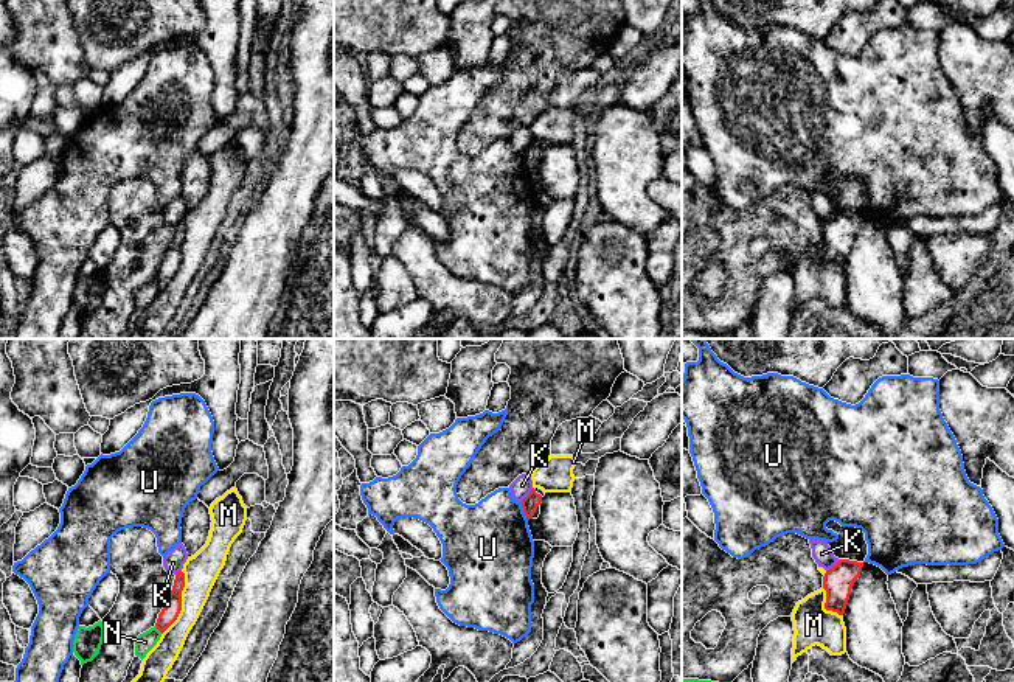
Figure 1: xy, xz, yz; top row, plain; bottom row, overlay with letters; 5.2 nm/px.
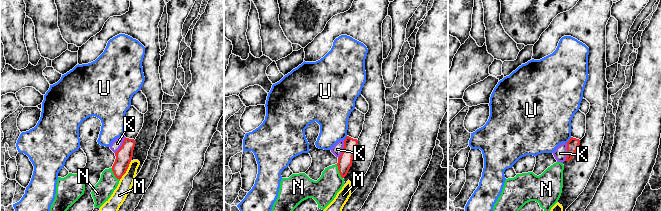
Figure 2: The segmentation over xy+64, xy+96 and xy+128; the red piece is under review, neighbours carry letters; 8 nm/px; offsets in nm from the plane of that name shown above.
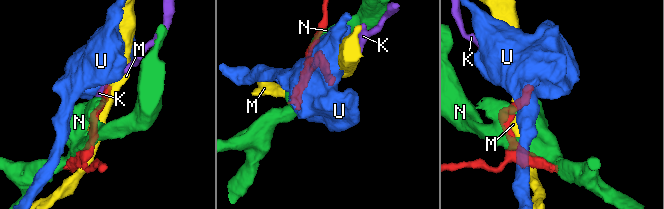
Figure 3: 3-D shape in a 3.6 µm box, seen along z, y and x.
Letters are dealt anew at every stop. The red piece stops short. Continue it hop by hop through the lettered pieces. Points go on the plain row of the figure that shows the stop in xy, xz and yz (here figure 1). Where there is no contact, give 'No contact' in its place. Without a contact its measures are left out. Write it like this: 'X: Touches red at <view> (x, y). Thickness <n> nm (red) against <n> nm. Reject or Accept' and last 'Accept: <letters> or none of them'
K: Touches red at yz (834, 218). Thickness 160 nm (red) against 100 nm. Reject
M: Touches red at xy (180, 255). Thickness 90 nm (red) against 180 nm. Reject
N: Touches red at xy (159, 281). Thickness 90 nm (red) against 100 nm. Reject
U: Touches red at xz (524, 163). Thickness 90 nm (red) against 440 nm. Reject
Accept: none of them

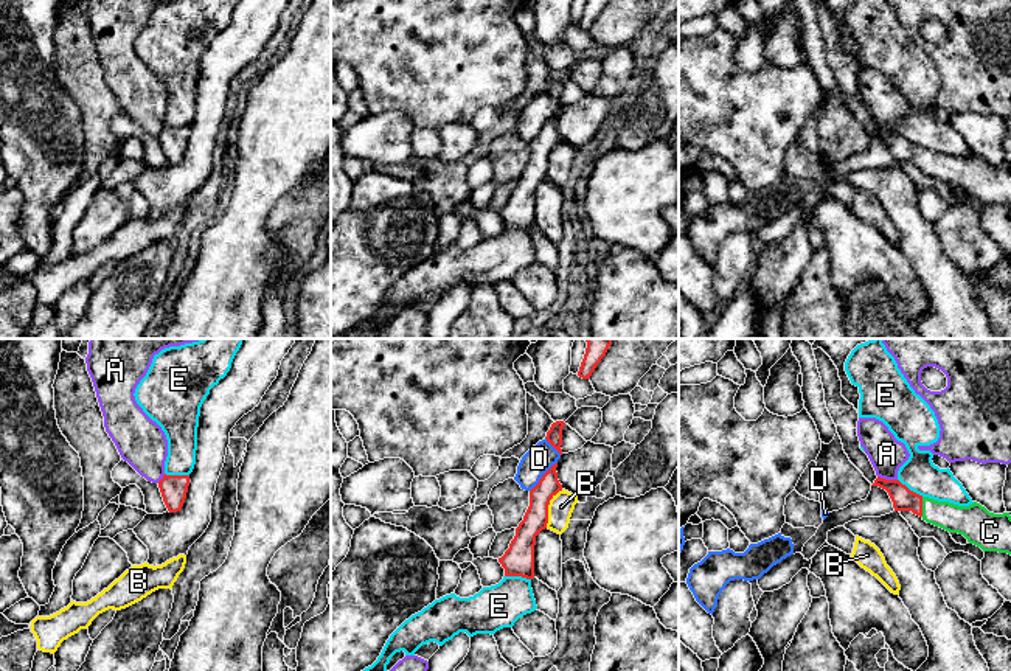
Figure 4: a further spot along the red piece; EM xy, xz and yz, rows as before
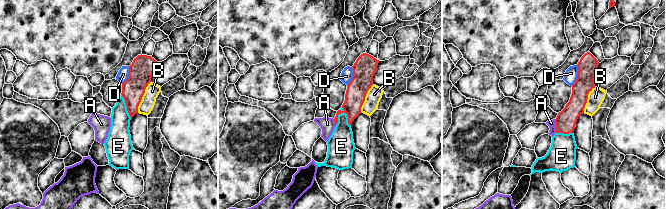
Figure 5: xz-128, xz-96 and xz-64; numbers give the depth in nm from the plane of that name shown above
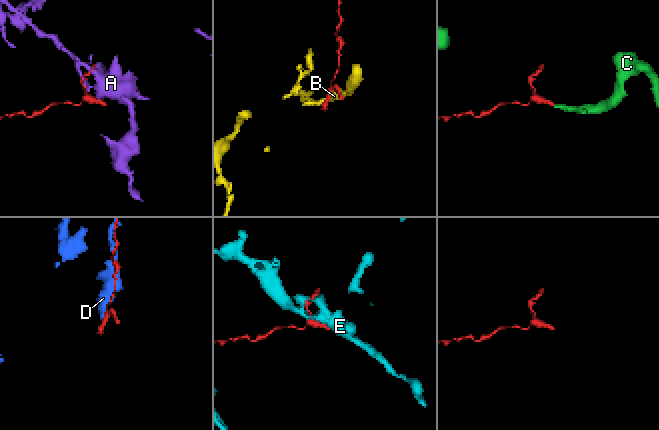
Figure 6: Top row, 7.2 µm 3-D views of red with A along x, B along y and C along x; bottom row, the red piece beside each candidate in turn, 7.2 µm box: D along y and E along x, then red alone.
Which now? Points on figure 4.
A: Touches red at yz (887, 132). Thickness 120 nm (red) against 180 nm. Reject
B: Touches red at xz (547, 160). Thickness 130 nm (red) against 130 nm. Reject
C: Touches red at yz (921, 159). Thickness 120 nm (red) against 150 nm. Accept
D: Touches red at xz (542, 129). Thickness 130 nm (red) against 150 nm. Reject
E: Touches red at xz (517, 227). Thickness 160 nm (red) against 220 nm. Reject
Accept: C

